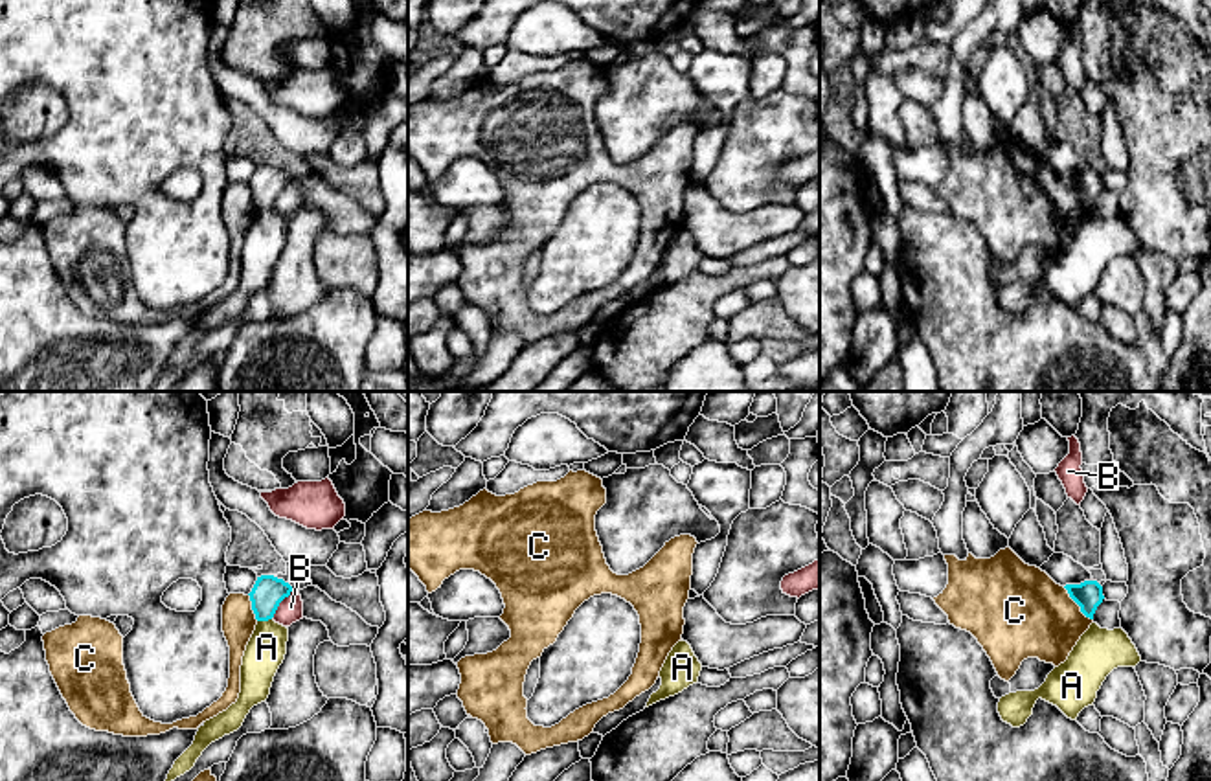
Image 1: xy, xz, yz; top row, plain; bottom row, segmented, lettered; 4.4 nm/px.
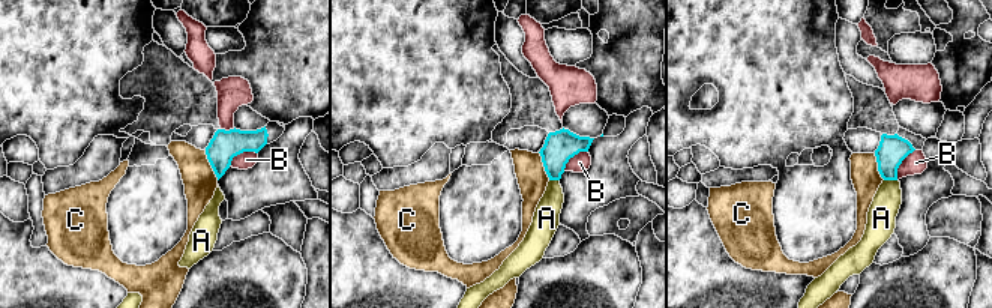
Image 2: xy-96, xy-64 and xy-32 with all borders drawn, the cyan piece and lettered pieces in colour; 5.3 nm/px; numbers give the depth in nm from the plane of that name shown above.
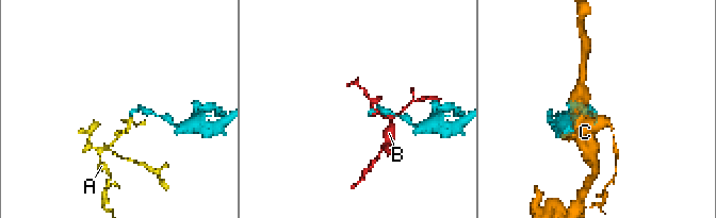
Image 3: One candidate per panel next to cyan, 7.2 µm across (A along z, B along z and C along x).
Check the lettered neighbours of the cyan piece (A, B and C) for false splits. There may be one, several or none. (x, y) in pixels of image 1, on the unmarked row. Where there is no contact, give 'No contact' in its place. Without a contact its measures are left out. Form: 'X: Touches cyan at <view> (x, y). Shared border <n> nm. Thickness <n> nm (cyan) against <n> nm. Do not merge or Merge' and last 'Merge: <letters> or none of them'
A: Touches cyan at xy (263, 208). Shared border 70 nm. Thickness 140 nm (cyan) against 170 nm. Do not merge
B: Touches cyan at xy (278, 193). Shared border 160 nm. Thickness 140 nm (cyan) against 110 nm. Do not merge
C: Touches cyan at yz (1077, 192). Shared border 200 nm. Thickness 120 nm (cyan) against 400 nm. Do not merge
Merge: none of them

